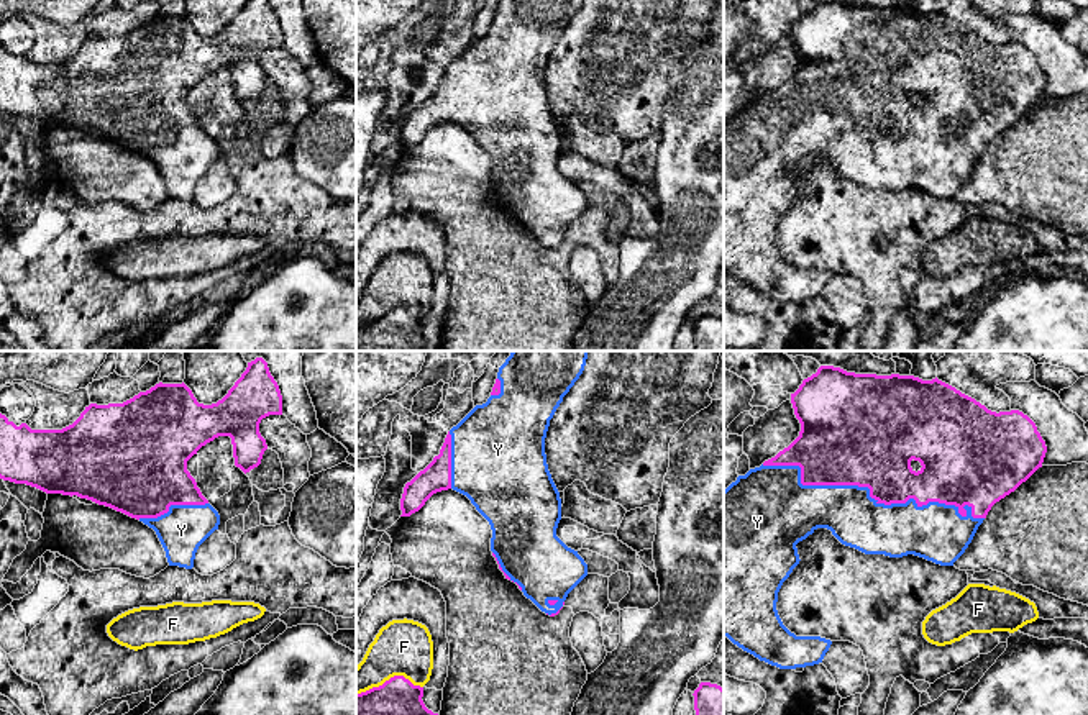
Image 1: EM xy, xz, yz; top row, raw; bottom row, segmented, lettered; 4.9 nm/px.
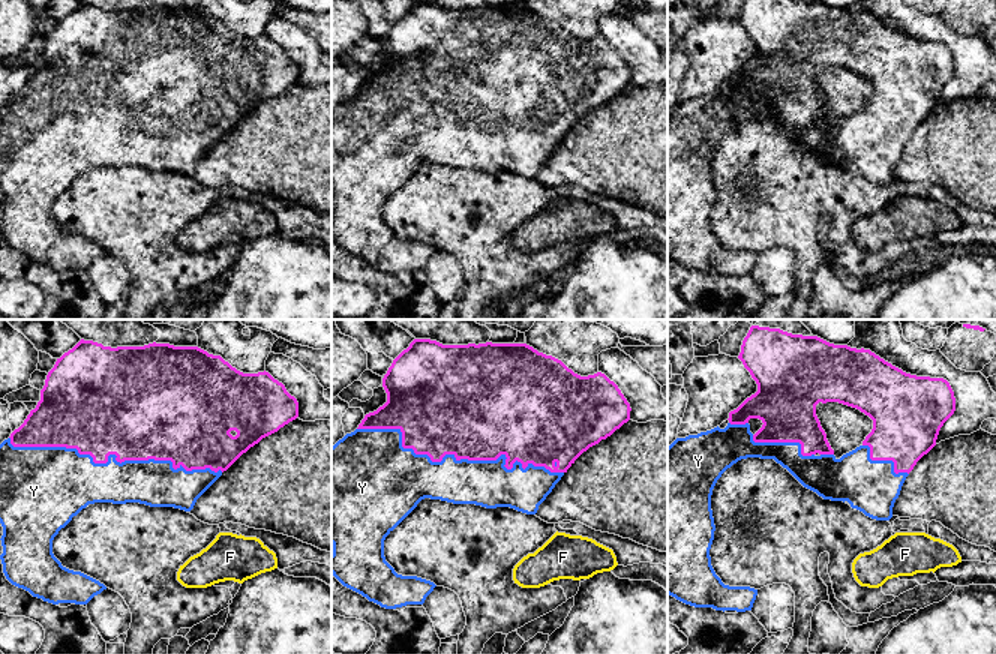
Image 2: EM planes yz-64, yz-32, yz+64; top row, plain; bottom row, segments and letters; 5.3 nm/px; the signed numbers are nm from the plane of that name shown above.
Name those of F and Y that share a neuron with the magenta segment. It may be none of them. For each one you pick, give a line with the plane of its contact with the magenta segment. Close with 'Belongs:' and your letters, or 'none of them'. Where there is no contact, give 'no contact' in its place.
Y: meets magenta in yz
Belongs: Y

